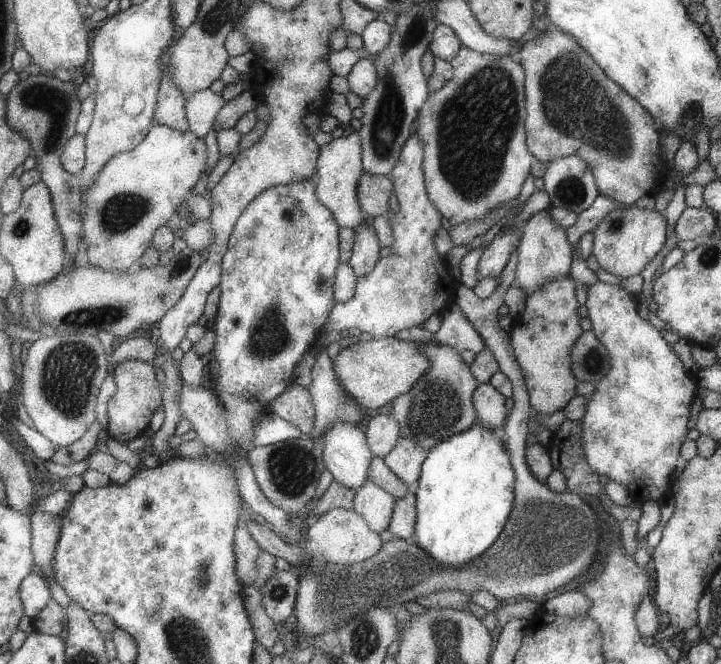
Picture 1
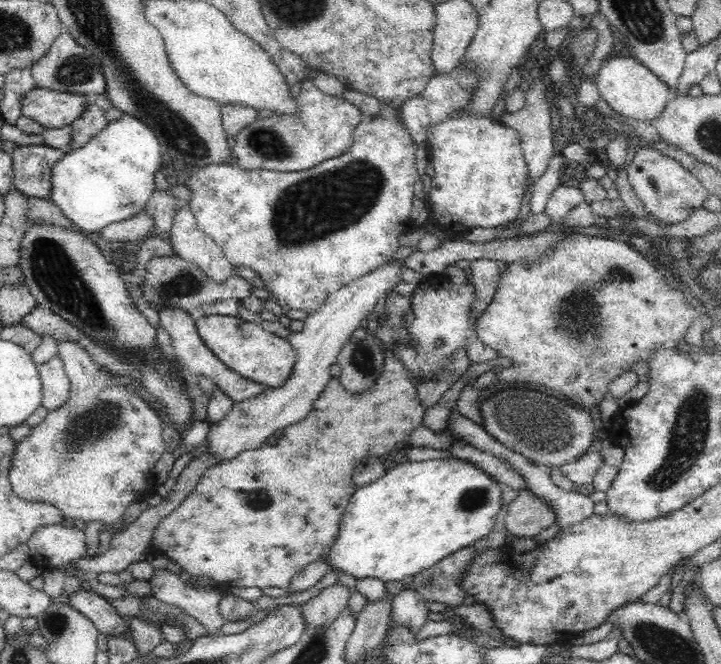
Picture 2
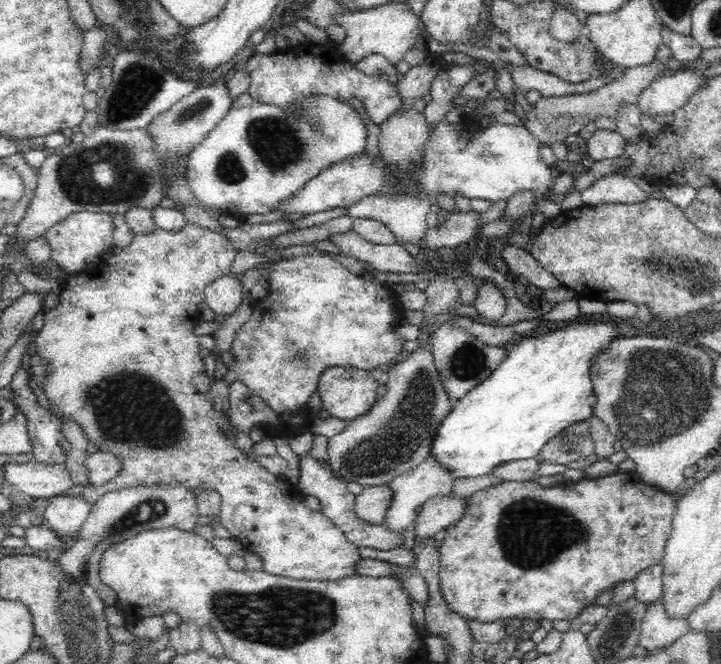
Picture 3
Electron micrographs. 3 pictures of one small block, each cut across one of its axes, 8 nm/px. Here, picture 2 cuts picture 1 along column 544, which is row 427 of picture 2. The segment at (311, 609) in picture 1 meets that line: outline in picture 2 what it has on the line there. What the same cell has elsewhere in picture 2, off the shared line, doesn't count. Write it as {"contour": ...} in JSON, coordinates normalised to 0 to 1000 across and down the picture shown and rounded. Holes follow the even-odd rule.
{"contour":[[[699,587],[669,605],[666,611],[671,627],[671,643],[691,666],[702,670],[718,684],[727,685],[742,699],[759,703],[778,703],[796,696],[813,682],[824,660],[824,636],[813,620],[799,620],[793,611],[766,599],[755,596],[741,587]]]}

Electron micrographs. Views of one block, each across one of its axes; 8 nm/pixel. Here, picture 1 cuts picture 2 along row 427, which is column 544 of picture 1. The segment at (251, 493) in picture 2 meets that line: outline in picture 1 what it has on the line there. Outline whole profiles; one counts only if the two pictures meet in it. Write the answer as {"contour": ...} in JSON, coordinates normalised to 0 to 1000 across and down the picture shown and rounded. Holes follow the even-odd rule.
{"contour":[[[775,419],[734,443],[723,474],[710,488],[709,524],[727,566],[734,587],[734,608],[742,625],[761,627],[778,617],[798,593],[795,587],[800,569],[793,560],[793,539],[789,535],[806,506],[798,464],[800,452],[796,423],[792,419]]]}

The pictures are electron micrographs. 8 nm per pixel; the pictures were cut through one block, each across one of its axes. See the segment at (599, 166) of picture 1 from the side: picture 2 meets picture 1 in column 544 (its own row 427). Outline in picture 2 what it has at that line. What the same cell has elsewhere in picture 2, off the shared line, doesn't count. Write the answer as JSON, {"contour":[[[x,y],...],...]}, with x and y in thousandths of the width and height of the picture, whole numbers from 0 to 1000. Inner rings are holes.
{"contour":[[[85,515],[80,518],[79,533],[87,542],[90,559],[96,566],[98,578],[94,604],[89,605],[89,610],[83,611],[83,616],[69,620],[57,637],[42,643],[40,654],[31,660],[25,669],[21,669],[19,687],[17,687],[14,705],[11,705],[11,724],[14,724],[14,732],[17,732],[17,742],[22,742],[31,755],[67,758],[67,761],[83,767],[87,783],[92,780],[100,783],[108,782],[119,789],[139,785],[144,789],[144,795],[157,795],[161,792],[155,789],[166,789],[166,786],[169,786],[175,765],[184,756],[198,753],[214,755],[218,730],[215,717],[209,708],[219,693],[222,693],[225,684],[230,681],[227,672],[229,663],[226,661],[226,636],[223,630],[208,616],[204,605],[200,605],[191,595],[183,595],[175,584],[166,581],[155,572],[155,569],[139,559],[139,554],[133,554],[130,544],[128,544],[128,538],[122,536],[122,532],[119,532],[114,523],[107,521],[105,517]]]}

